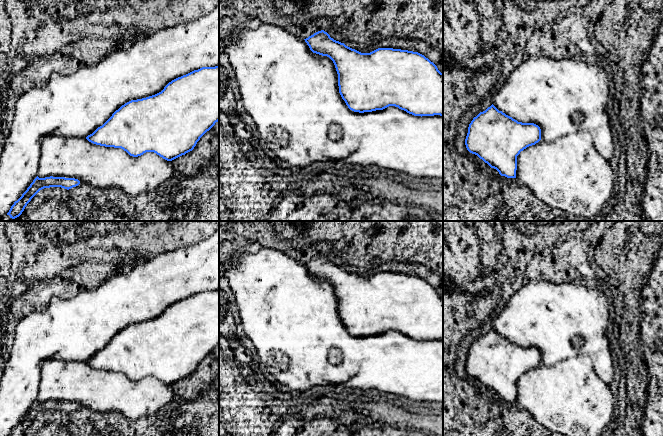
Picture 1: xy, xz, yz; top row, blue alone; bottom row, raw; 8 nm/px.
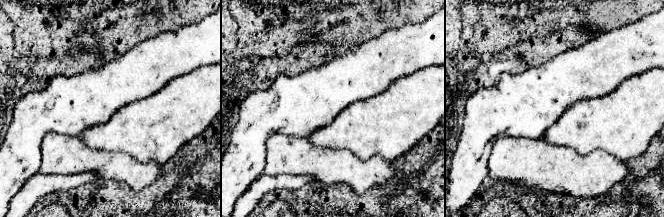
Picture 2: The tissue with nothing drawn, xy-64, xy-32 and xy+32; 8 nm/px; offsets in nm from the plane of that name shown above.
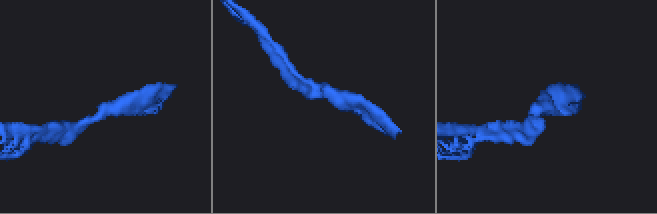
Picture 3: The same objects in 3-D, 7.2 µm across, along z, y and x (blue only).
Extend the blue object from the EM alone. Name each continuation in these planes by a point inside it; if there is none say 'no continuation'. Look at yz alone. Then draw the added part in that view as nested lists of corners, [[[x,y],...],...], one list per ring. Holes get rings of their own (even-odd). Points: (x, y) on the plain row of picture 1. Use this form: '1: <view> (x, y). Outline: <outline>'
no continuation

